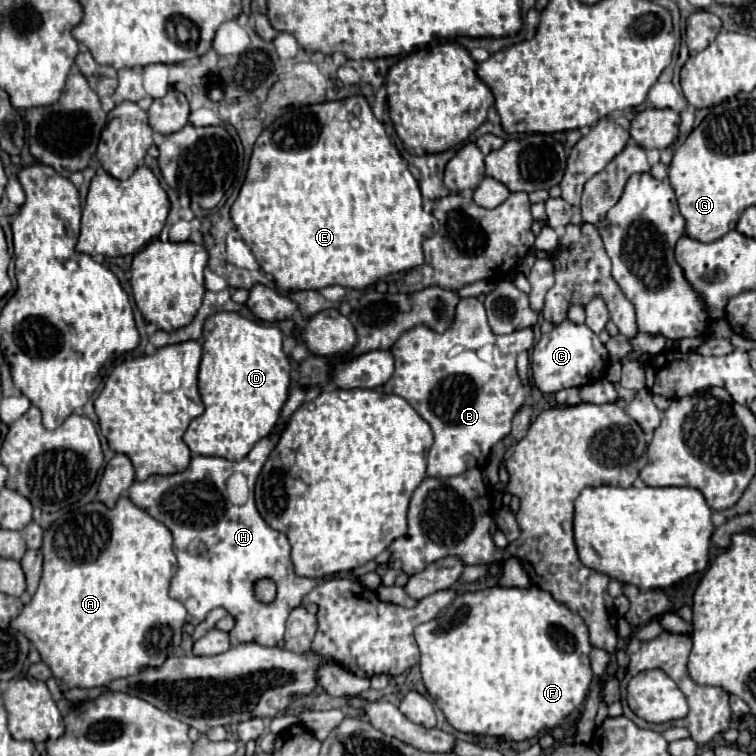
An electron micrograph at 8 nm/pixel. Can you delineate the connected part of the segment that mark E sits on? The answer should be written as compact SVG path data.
M363 96L289 108L265 128L253 146L245 182L231 206L231 220L261 270L273 274L283 292L321 290L333 284L363 290L383 276L421 266L423 242L438 223L423 211L417 180Z

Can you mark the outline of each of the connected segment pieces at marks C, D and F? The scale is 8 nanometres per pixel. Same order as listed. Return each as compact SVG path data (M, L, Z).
M565 318L561 324L553 328L553 332L543 334L541 340L531 350L533 384L543 394L551 394L563 388L573 388L573 386L579 388L583 384L597 382L603 378L607 358L609 354L605 344L599 340L597 334L593 334L593 330L589 330L589 326L575 324L569 318Z
M217 312L209 316L203 326L203 358L199 366L199 394L205 404L205 412L189 424L183 440L193 454L243 460L255 442L275 428L289 398L289 384L291 362L283 352L283 332L277 326L247 320L237 312Z
M491 586L491 588L485 588L485 590L477 590L477 592L463 592L445 610L441 610L441 614L437 618L419 624L415 628L415 640L417 640L419 650L421 650L421 662L419 664L421 664L421 676L423 676L425 688L429 692L429 696L437 702L441 712L445 714L447 722L459 732L479 734L479 736L503 736L507 740L517 740L517 742L529 740L529 738L537 736L539 732L547 732L547 730L553 730L553 728L561 726L563 720L575 708L579 708L589 694L589 684L591 684L591 678L593 678L593 670L591 670L591 664L589 664L589 652L593 650L593 646L589 642L589 628L585 626L581 616L569 612L565 606L555 602L549 592L545 592L537 586L533 586L529 590Z

